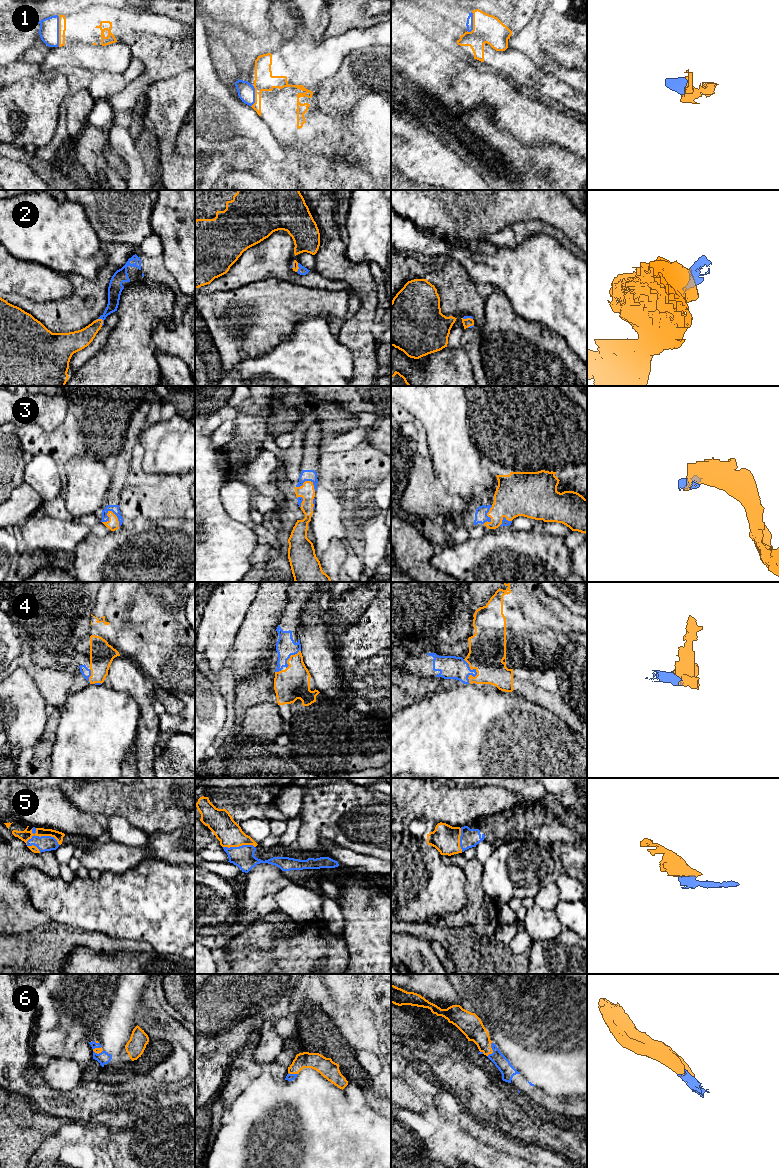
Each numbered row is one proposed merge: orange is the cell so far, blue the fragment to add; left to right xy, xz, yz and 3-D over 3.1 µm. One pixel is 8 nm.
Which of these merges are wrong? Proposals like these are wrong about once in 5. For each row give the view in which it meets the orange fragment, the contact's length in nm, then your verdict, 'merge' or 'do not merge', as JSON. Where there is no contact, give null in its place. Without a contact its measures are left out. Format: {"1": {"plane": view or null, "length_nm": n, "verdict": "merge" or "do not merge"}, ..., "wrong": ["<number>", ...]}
{"1": {"plane": "xy", "length_nm": 240, "verdict": "merge"}, "2": {"plane": "xy", "length_nm": 80, "verdict": "merge"}, "3": {"plane": "xy", "length_nm": 160, "verdict": "merge"}, "4": {"plane": "yz", "length_nm": 200, "verdict": "merge"}, "5": {"plane": "xy", "length_nm": 280, "verdict": "merge"}, "6": {"plane": "yz", "length_nm": 120, "verdict": "merge"}, "wrong": []}

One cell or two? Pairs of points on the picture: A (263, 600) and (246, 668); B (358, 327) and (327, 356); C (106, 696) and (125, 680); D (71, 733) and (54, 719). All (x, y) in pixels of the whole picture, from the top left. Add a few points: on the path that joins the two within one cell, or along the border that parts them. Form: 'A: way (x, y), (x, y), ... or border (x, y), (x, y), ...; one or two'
A: way (263, 617), (257, 628), (253, 651); one
B: border (336, 339), (350, 351), (353, 363); two
C: border (110, 687), (118, 691), (127, 692), (134, 700); two
D: border (65, 702), (53, 746); two

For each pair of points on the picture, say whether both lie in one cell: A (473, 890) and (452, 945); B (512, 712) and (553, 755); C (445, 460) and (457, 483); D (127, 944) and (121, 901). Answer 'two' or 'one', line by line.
A: two
B: one
C: one
D: two

